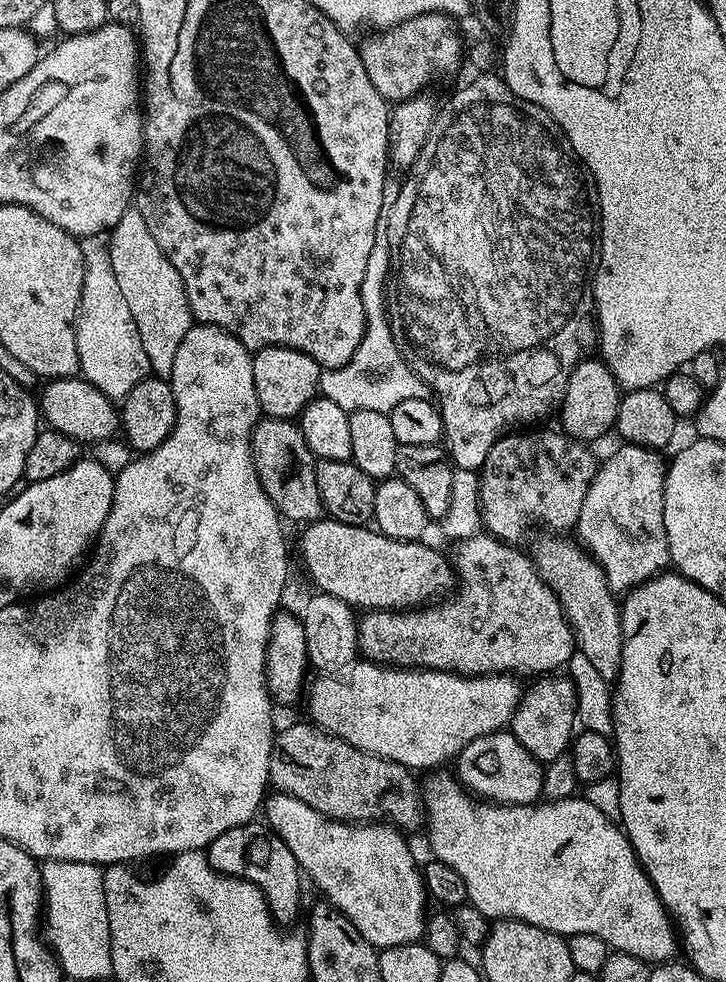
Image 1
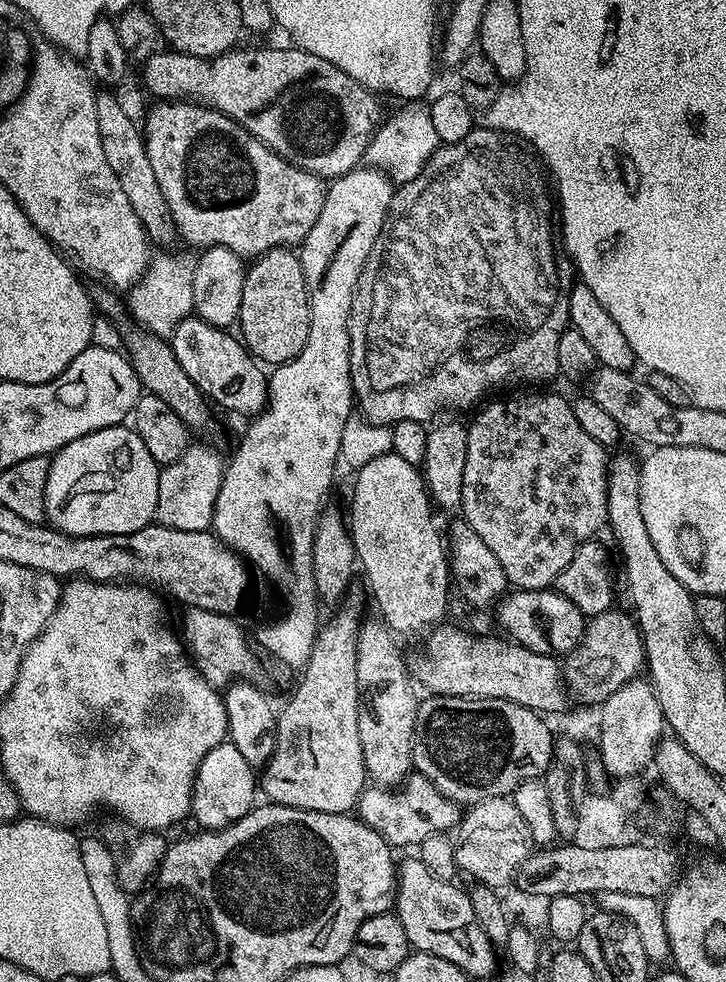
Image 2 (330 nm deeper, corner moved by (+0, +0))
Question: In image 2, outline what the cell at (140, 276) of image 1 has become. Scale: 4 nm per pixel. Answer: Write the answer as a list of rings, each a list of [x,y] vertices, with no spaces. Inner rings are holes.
[[[153,255],[148,262],[144,276],[127,293],[126,312],[145,332],[155,336],[171,337],[171,334],[185,318],[194,312],[194,286],[192,268],[184,260],[174,256]]]

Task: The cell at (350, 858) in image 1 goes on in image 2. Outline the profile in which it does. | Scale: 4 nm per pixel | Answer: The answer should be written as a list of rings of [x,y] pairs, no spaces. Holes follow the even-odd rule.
[[[225,742],[210,750],[196,771],[195,786],[192,788],[191,815],[201,829],[216,831],[242,818],[255,805],[254,790],[257,791],[258,778],[251,761],[242,757],[238,748]]]

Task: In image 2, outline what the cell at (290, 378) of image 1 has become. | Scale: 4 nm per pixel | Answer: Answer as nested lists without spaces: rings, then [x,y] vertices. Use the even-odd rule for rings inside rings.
[[[272,248],[247,265],[242,286],[239,328],[244,347],[257,361],[268,366],[290,362],[302,350],[302,346],[306,346],[306,338],[310,334],[308,287],[300,257],[295,251]]]

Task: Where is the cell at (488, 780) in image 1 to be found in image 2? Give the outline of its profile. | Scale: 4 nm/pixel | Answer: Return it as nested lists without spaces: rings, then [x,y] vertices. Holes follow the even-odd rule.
[[[413,771],[402,786],[365,787],[358,805],[359,819],[370,825],[375,832],[393,846],[412,844],[418,846],[430,834],[455,829],[462,819],[461,809],[446,798],[421,772]]]

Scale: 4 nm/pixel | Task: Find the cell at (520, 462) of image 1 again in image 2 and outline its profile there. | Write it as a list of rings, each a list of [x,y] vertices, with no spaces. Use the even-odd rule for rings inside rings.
[[[528,390],[523,394],[505,395],[508,396],[505,400],[493,399],[488,402],[493,402],[493,404],[485,403],[475,413],[477,416],[473,418],[472,424],[467,425],[466,471],[462,473],[462,502],[459,511],[464,512],[464,516],[462,516],[463,523],[470,525],[474,530],[474,534],[478,534],[478,538],[482,538],[482,542],[486,542],[486,546],[490,546],[494,558],[498,558],[498,562],[507,576],[509,585],[519,591],[551,587],[555,583],[558,574],[573,560],[574,554],[578,554],[578,546],[586,543],[587,540],[593,539],[597,535],[595,532],[599,528],[603,529],[608,523],[606,494],[608,493],[609,453],[601,444],[594,442],[594,438],[590,438],[590,434],[586,434],[586,430],[582,430],[578,418],[574,418],[571,403],[567,399],[564,401],[562,397],[555,396],[554,393],[548,391],[552,390]]]

